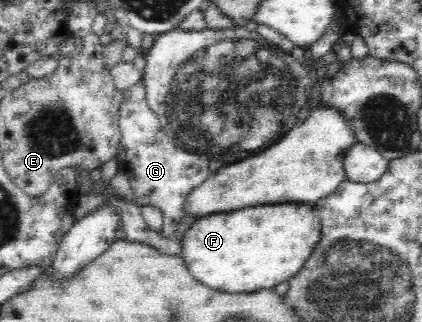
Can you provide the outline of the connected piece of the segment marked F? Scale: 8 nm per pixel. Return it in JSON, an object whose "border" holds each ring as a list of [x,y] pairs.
{"border":[[[308,203],[258,207],[199,217],[181,241],[181,256],[196,281],[227,293],[253,293],[290,281],[322,238],[316,208]]]}

